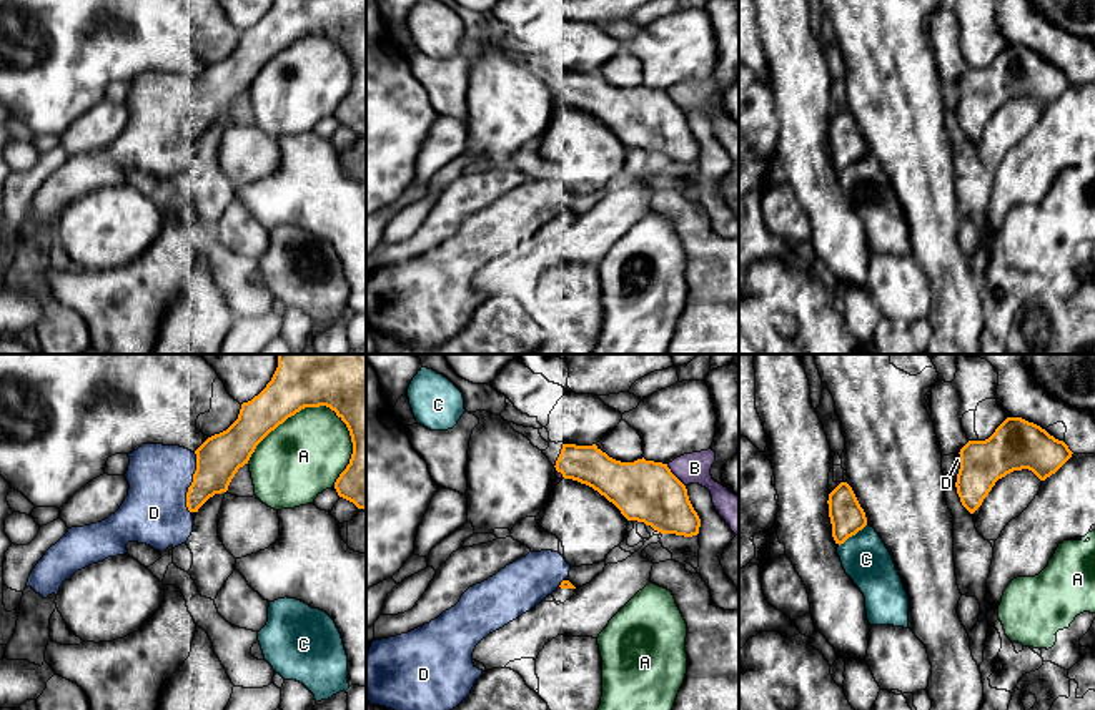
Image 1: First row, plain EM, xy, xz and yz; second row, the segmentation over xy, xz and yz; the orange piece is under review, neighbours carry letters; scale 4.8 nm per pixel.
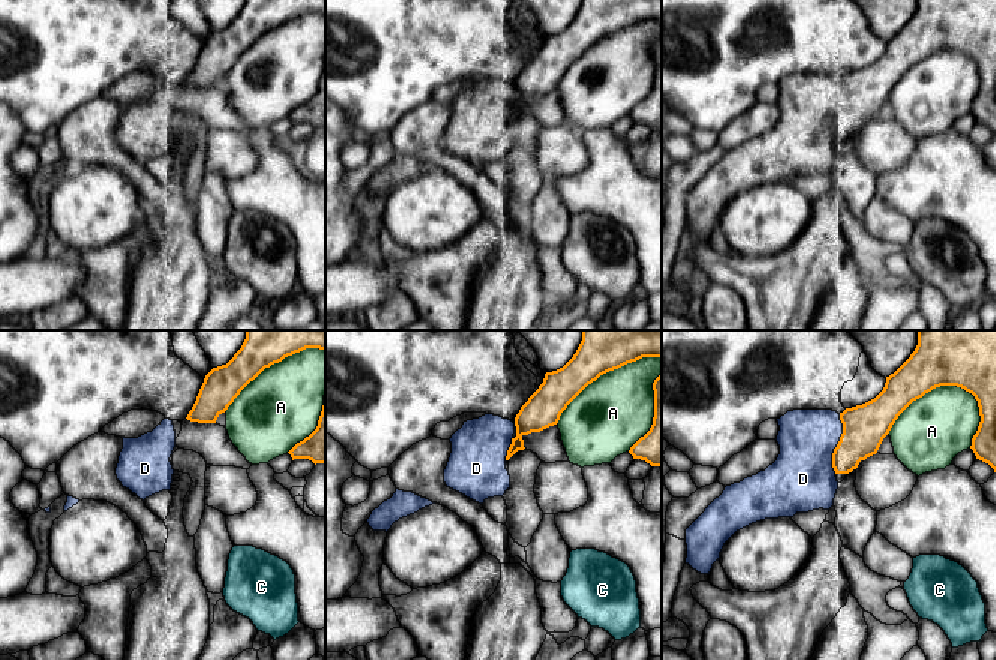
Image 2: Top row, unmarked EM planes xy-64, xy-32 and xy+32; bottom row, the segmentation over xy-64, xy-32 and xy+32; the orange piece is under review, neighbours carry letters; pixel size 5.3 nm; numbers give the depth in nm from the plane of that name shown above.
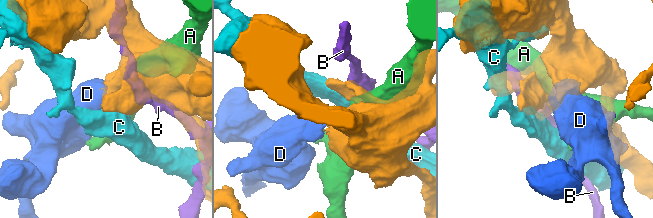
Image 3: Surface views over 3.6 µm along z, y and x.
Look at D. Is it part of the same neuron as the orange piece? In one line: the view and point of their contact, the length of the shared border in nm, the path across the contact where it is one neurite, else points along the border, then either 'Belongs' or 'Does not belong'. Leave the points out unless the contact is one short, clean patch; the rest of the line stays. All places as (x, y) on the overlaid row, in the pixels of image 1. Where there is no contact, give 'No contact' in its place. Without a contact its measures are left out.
Touches orange at xy (192, 483). Shared border 300 nm. Belongs

